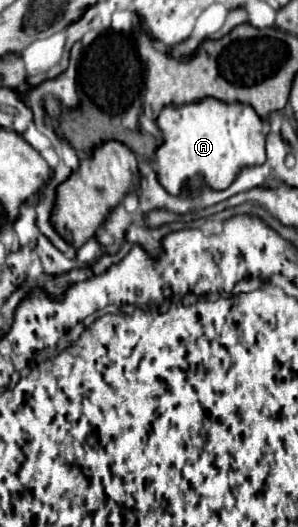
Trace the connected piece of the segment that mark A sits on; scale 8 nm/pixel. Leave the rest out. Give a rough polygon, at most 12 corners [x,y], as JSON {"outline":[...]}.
{"outline":[[213,97],[157,117],[157,181],[227,189],[265,163],[265,123]]}

